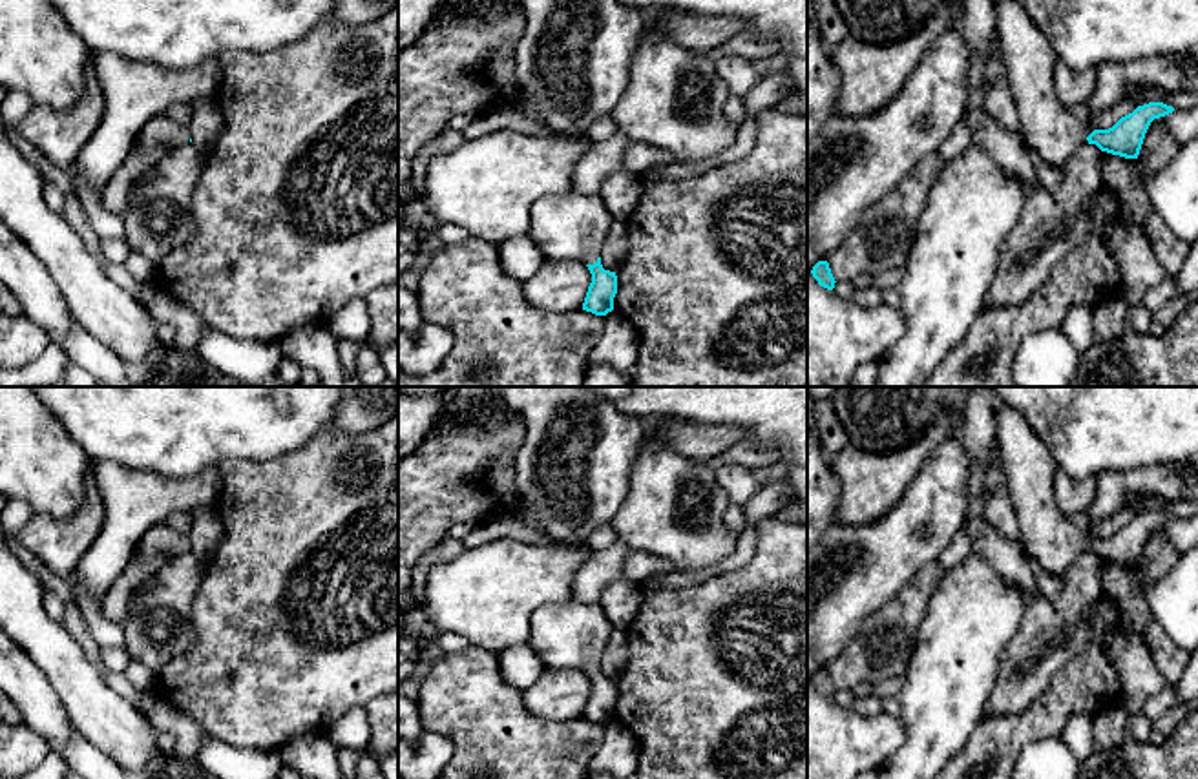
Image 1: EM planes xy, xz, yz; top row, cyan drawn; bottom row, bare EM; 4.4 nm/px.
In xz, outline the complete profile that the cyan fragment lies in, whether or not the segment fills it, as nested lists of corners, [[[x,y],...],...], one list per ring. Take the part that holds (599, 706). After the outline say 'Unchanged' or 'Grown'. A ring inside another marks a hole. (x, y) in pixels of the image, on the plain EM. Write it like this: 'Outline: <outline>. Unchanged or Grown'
Outline: [[[601,666],[594,673],[586,673],[592,682],[592,691],[588,695],[583,719],[595,724],[606,724],[614,719],[614,706],[617,702],[617,684],[615,680],[604,679]]]. Unchanged

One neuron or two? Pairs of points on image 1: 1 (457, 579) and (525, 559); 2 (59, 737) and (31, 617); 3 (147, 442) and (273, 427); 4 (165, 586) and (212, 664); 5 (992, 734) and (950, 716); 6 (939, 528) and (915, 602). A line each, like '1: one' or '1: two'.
1: one
2: two
3: one
4: two
5: two
6: two

